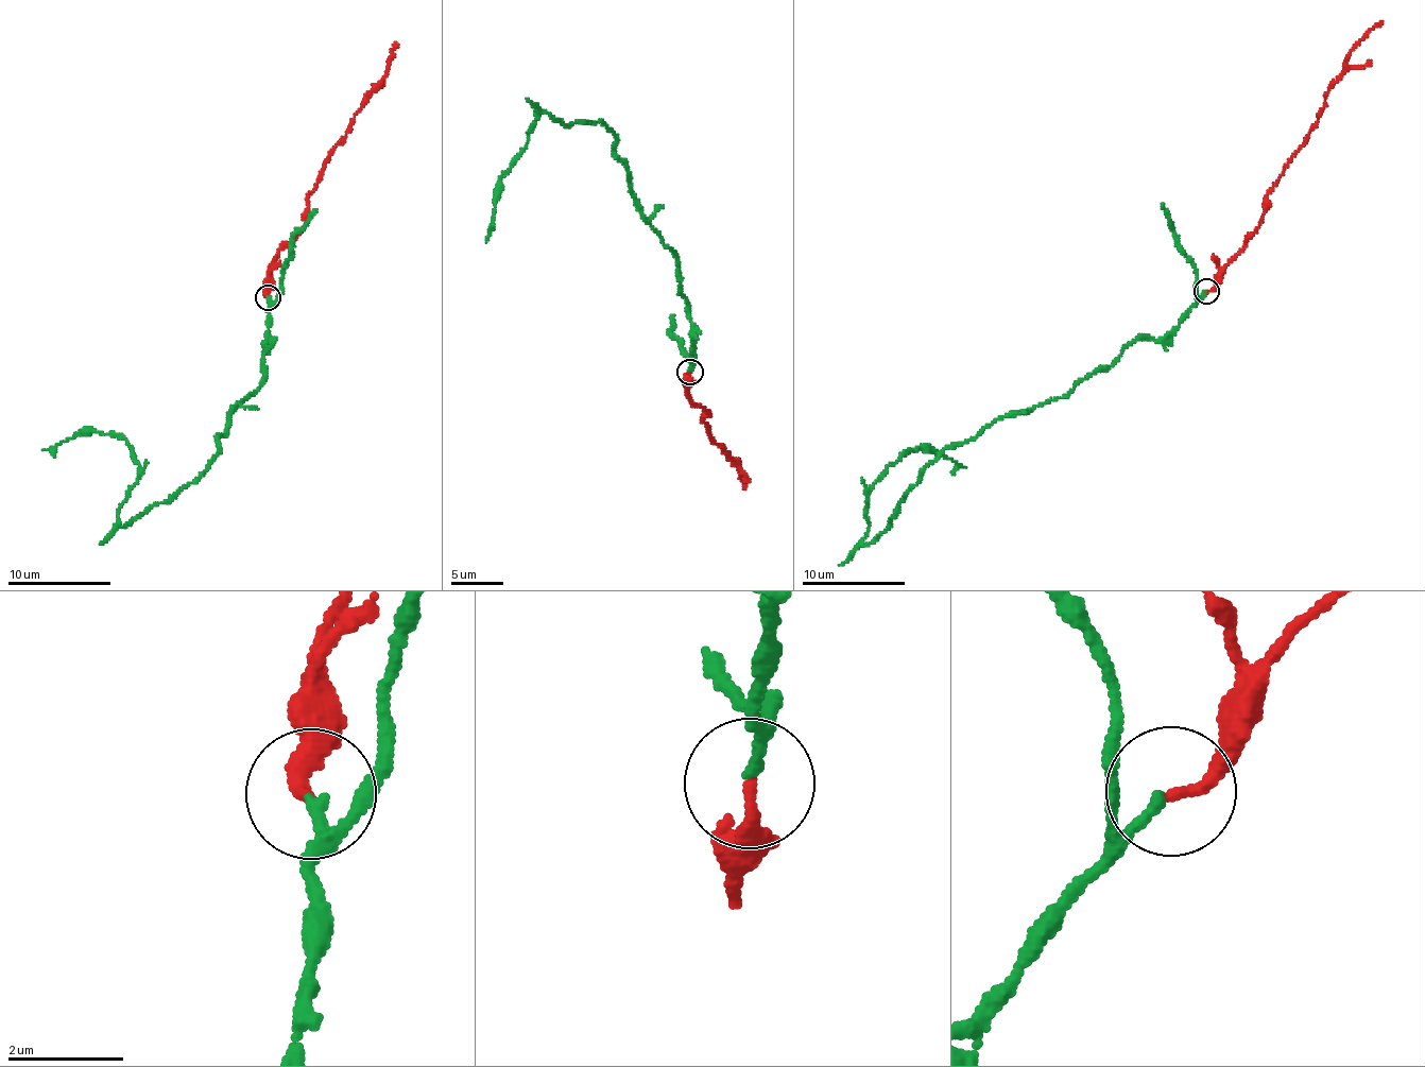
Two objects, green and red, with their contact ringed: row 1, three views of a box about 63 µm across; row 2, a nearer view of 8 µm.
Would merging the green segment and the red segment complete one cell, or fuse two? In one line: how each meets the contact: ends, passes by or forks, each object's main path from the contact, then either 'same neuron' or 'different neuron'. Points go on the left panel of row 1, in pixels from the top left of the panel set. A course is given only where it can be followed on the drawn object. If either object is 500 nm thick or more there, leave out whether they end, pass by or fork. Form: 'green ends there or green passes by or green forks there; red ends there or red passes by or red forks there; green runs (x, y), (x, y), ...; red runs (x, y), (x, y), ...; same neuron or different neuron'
green ends there; red ends there; green runs (270, 296), (267, 371), (216, 458), (168, 500), (121, 527), (139, 470), (126, 441), (91, 432), (41, 449); red runs (268, 296), (268, 276), (276, 255), (307, 222), (307, 199), (324, 161), (385, 71), (395, 42); same neuron

